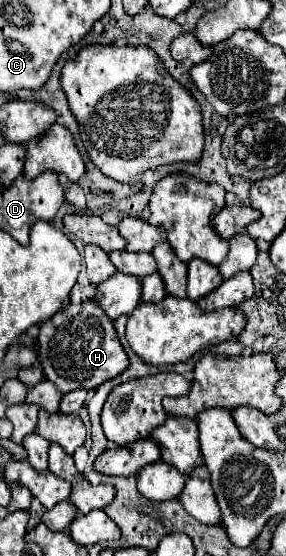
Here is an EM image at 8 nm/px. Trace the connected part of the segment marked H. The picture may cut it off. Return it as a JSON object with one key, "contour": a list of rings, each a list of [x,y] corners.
{"contour":[[[84,301],[78,305],[68,303],[52,319],[40,325],[38,363],[42,365],[46,379],[52,381],[60,393],[72,389],[96,389],[104,381],[124,373],[130,365],[112,321],[96,301]]]}

